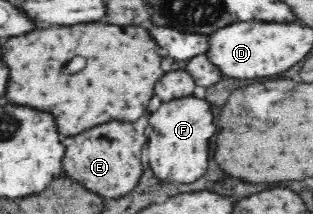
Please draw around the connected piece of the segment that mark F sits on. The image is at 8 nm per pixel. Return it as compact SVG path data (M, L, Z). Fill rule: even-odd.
M186 97L164 103L148 117L148 165L162 183L194 183L208 167L208 141L216 127L212 123L210 107L204 99Z

